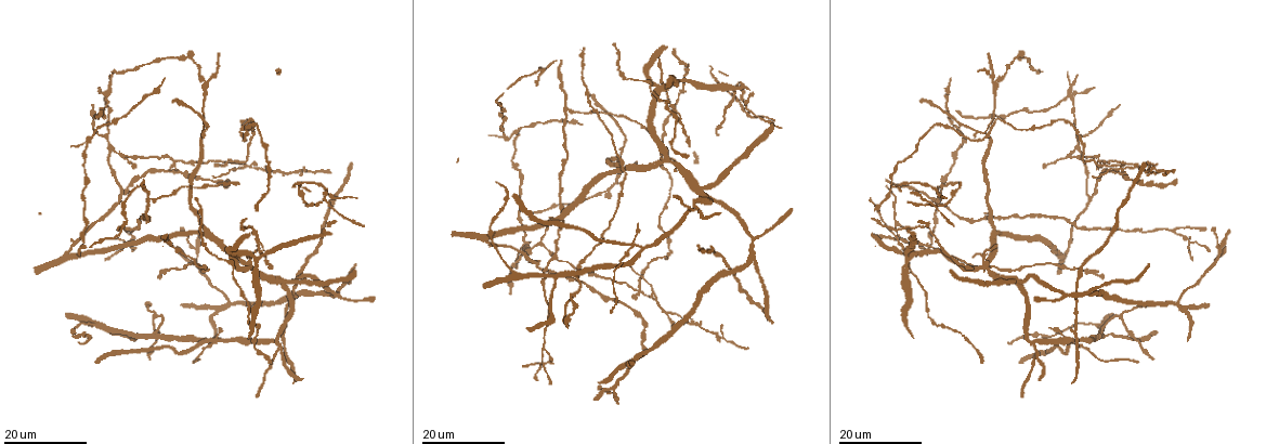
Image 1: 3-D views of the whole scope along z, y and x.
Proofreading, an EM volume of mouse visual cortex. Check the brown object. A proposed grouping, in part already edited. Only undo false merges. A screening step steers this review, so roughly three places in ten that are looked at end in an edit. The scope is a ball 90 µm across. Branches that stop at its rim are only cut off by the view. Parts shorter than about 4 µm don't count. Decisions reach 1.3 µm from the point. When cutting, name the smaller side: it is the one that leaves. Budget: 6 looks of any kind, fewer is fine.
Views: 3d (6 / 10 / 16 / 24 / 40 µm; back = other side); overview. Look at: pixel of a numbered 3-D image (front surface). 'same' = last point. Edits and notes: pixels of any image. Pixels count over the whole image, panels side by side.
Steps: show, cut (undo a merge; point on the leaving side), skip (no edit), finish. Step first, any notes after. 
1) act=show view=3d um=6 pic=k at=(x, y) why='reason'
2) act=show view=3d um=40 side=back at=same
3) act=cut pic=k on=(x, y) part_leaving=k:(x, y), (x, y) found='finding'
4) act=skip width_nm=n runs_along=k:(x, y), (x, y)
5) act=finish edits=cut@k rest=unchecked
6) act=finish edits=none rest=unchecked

act=show view=3d um=24 pic=1 at=(122, 154) why='three-way junction'

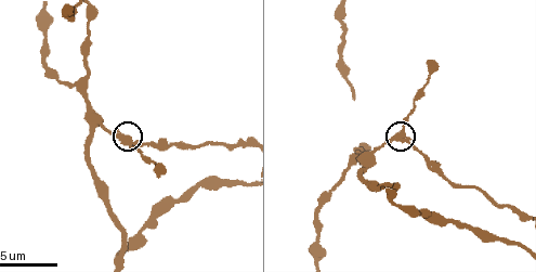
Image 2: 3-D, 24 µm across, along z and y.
act=show view=3d um=6 pic=2 at=(403, 131) why='closer look'

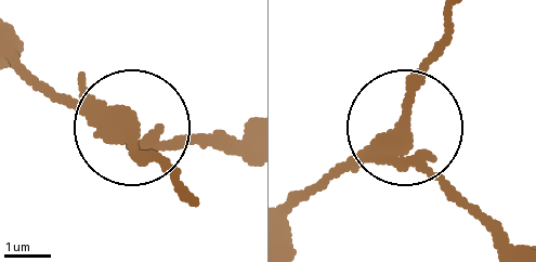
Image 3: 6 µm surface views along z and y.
act=cut pic=3 on=(169, 147) side_arm_um=8 part_leaving=3:(123, 121), (178, 145), (236, 145) found='two cells meet here'

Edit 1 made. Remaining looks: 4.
act=show view=overview

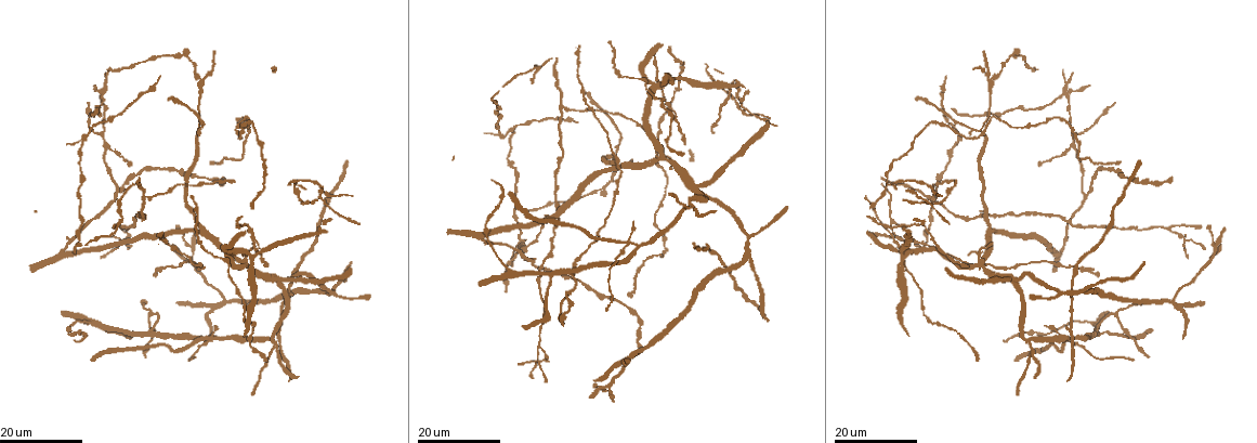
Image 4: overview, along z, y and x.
act=show view=3d um=24 pic=4 at=(978, 130) why='arms part here'

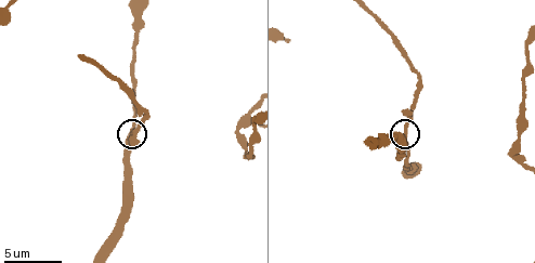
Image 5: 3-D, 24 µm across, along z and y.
act=show view=3d um=6 at=same

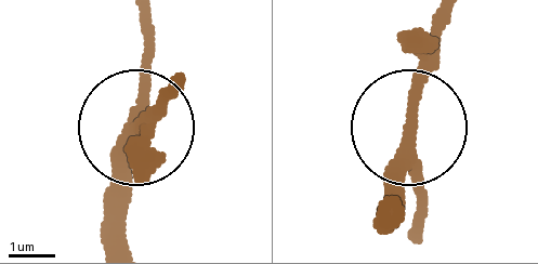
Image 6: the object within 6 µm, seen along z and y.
act=skip side_arm_um=22 runs_along=6:(104, 243), (119, 150), (162, 104) found='continuous, no second cell'

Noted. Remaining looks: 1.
act=finish edits=cut@3 rest=unchecked

